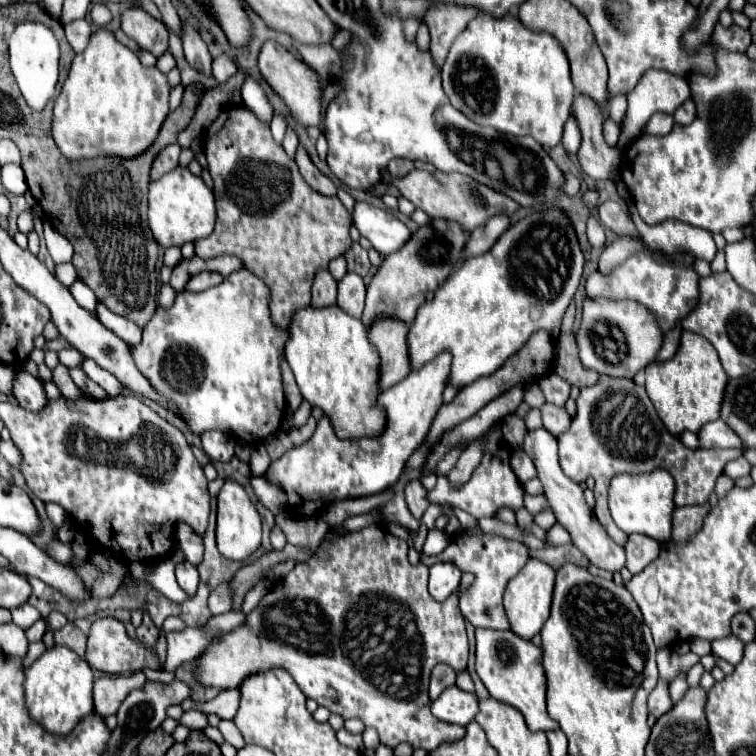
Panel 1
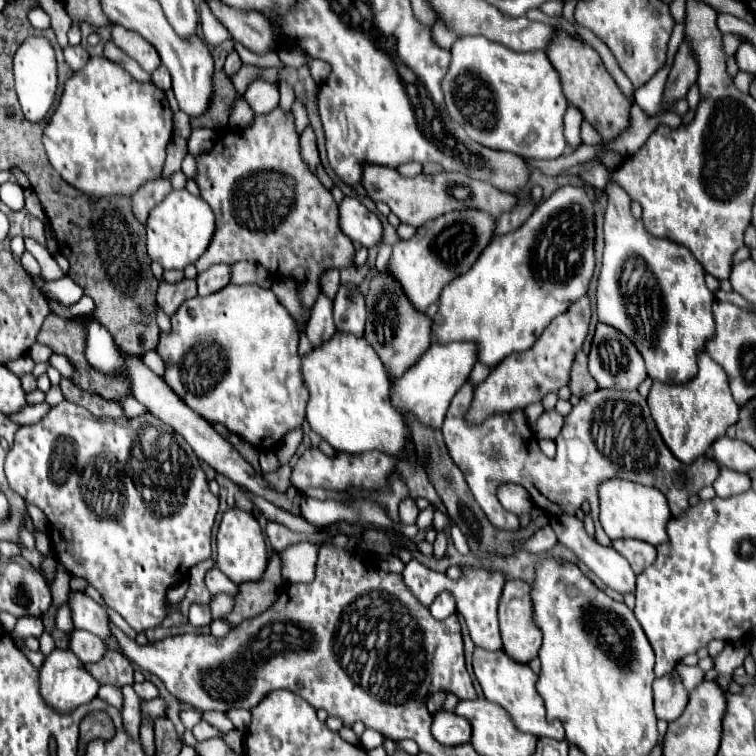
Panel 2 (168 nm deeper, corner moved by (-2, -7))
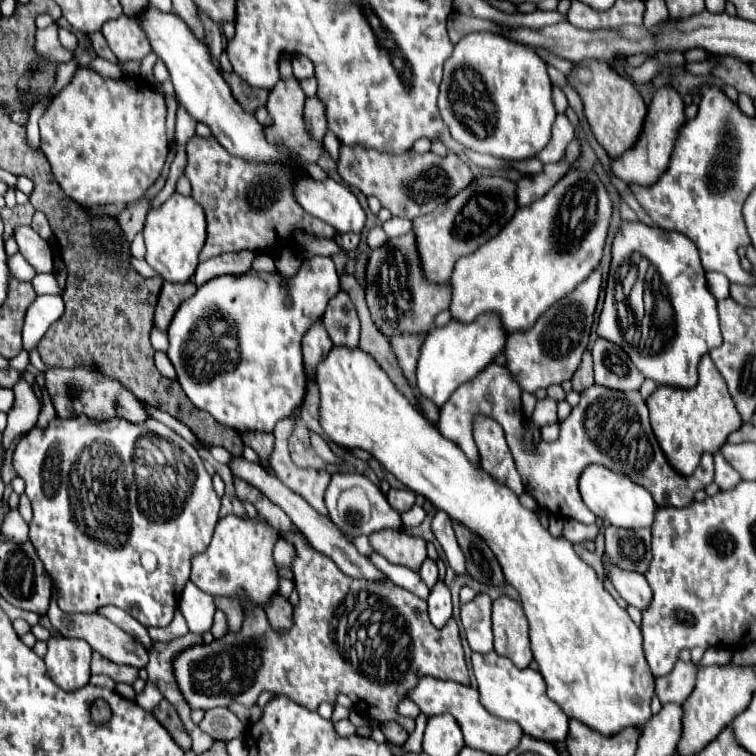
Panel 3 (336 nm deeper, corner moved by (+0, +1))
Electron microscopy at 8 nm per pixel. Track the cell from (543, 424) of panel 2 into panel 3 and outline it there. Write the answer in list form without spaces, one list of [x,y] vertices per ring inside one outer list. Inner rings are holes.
[[[544,398],[544,400],[538,400],[536,408],[534,408],[534,414],[532,414],[532,422],[536,426],[546,426],[546,424],[554,424],[558,422],[556,418],[556,402],[552,398]]]

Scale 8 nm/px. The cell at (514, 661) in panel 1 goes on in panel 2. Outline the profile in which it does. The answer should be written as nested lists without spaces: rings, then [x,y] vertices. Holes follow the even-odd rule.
[[[476,648],[474,650],[472,666],[474,666],[474,674],[476,674],[476,678],[478,678],[480,686],[482,686],[484,696],[490,702],[496,702],[504,710],[508,710],[508,714],[512,716],[512,720],[514,720],[514,724],[516,724],[518,730],[534,734],[538,738],[540,736],[548,736],[548,738],[556,738],[556,740],[564,738],[562,724],[558,720],[548,722],[548,718],[546,718],[544,702],[542,702],[540,694],[536,692],[536,680],[538,680],[538,676],[530,670],[528,664],[512,660],[508,654],[504,654],[504,650],[490,652],[490,650]]]

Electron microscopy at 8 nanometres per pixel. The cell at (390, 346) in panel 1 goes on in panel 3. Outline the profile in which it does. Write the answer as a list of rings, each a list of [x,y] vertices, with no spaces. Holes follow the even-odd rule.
[[[412,230],[404,236],[390,238],[384,246],[370,252],[366,270],[366,302],[374,324],[384,336],[428,332],[434,326],[438,312],[450,308],[450,284],[432,286],[420,270],[420,254],[416,254],[416,234]]]

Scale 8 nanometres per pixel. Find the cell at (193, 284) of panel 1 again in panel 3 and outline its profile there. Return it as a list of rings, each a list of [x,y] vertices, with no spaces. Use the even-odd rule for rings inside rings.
[[[242,250],[242,252],[232,252],[232,254],[220,254],[216,258],[210,258],[206,262],[200,262],[194,274],[196,286],[202,286],[210,278],[224,276],[224,274],[246,274],[252,268],[252,258],[256,258],[256,250]]]

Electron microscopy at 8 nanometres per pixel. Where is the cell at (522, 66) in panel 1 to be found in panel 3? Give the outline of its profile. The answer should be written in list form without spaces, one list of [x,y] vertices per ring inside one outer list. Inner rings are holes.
[[[472,32],[454,46],[454,54],[444,64],[438,110],[456,142],[468,150],[502,160],[534,158],[548,144],[550,128],[556,118],[552,104],[552,82],[546,72],[546,62],[532,48],[490,32]]]

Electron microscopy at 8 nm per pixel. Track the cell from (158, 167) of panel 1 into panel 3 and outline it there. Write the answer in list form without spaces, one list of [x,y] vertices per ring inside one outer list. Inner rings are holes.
[[[136,200],[136,202],[128,204],[128,208],[124,208],[120,212],[120,216],[118,216],[120,230],[124,230],[124,236],[128,238],[128,244],[144,228],[144,220],[146,220],[148,208],[150,208],[150,202],[148,200]]]

